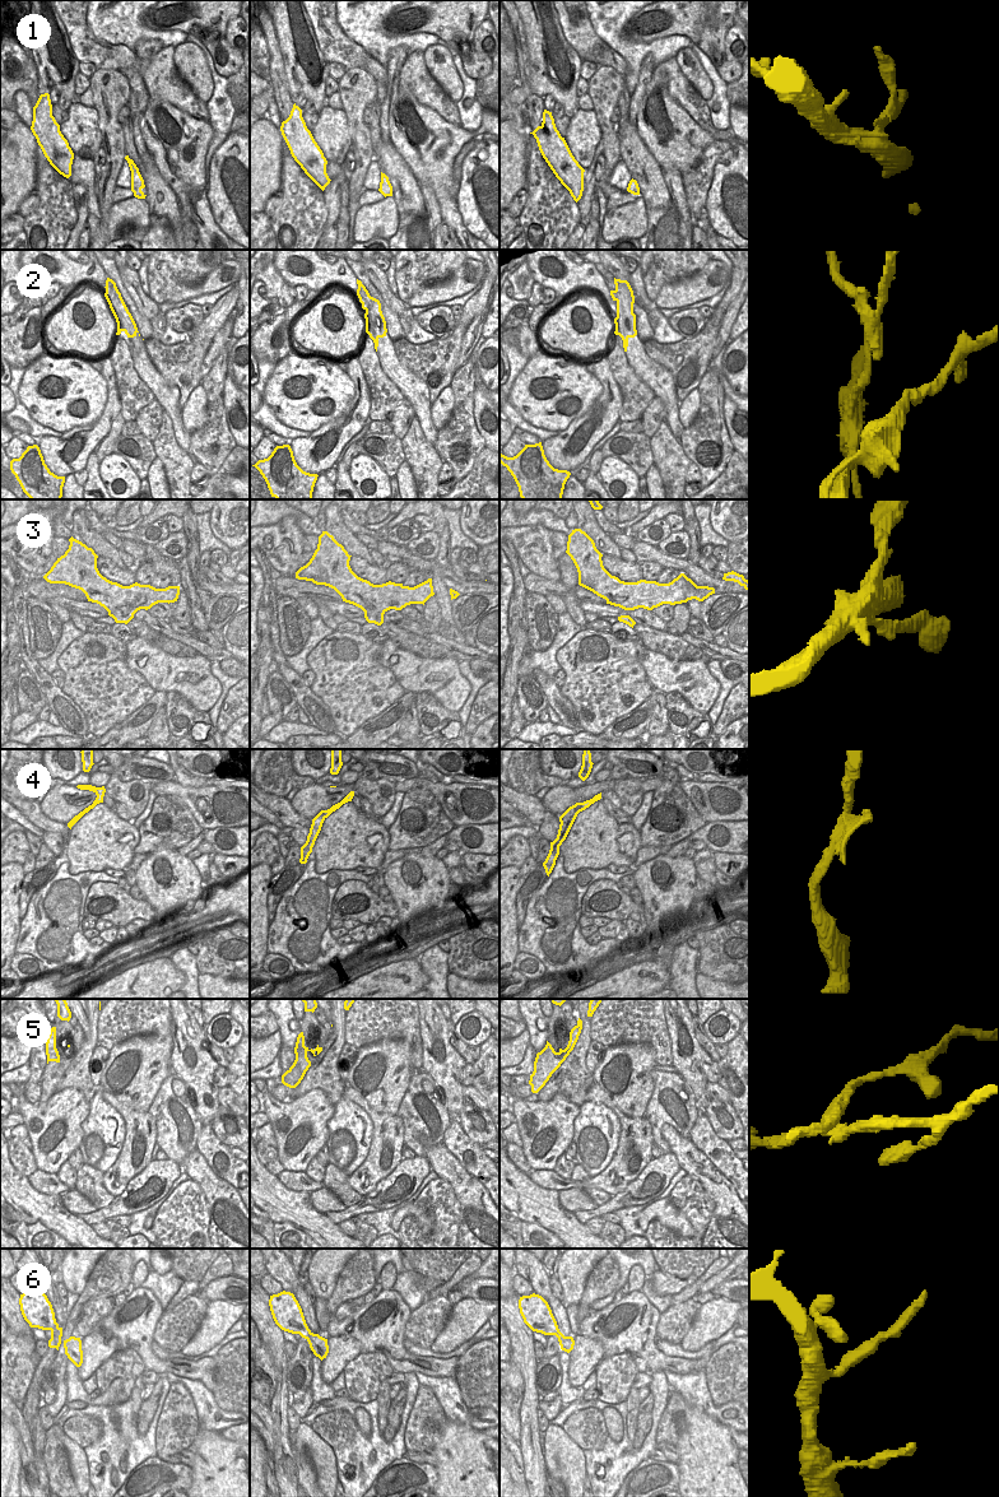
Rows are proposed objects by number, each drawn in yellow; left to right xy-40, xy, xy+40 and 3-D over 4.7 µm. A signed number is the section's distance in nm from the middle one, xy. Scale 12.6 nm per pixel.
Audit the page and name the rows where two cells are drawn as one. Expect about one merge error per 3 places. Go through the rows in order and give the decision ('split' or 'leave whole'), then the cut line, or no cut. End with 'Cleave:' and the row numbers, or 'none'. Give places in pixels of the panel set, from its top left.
1: split; cut xy (385, 180), (385, 191), (382, 194)
2: split; cut xy (372, 297), (370, 311), (365, 316)
3: leave whole; cut none
4: leave whole; cut none
5: split; cut xy (306, 1047), (296, 1056)
6: leave whole; cut none
Cleave: 1, 2, 5

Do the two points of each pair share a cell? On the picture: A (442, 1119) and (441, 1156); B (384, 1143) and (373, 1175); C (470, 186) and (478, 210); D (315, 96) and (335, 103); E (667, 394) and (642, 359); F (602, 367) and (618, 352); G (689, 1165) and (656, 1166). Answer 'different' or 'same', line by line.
A: different
B: same
C: same
D: different
E: same
F: different
G: different

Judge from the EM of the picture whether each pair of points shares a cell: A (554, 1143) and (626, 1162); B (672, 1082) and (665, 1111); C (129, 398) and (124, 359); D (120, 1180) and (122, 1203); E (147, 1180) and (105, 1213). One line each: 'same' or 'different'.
A: different
B: same
C: same
D: different
E: same

